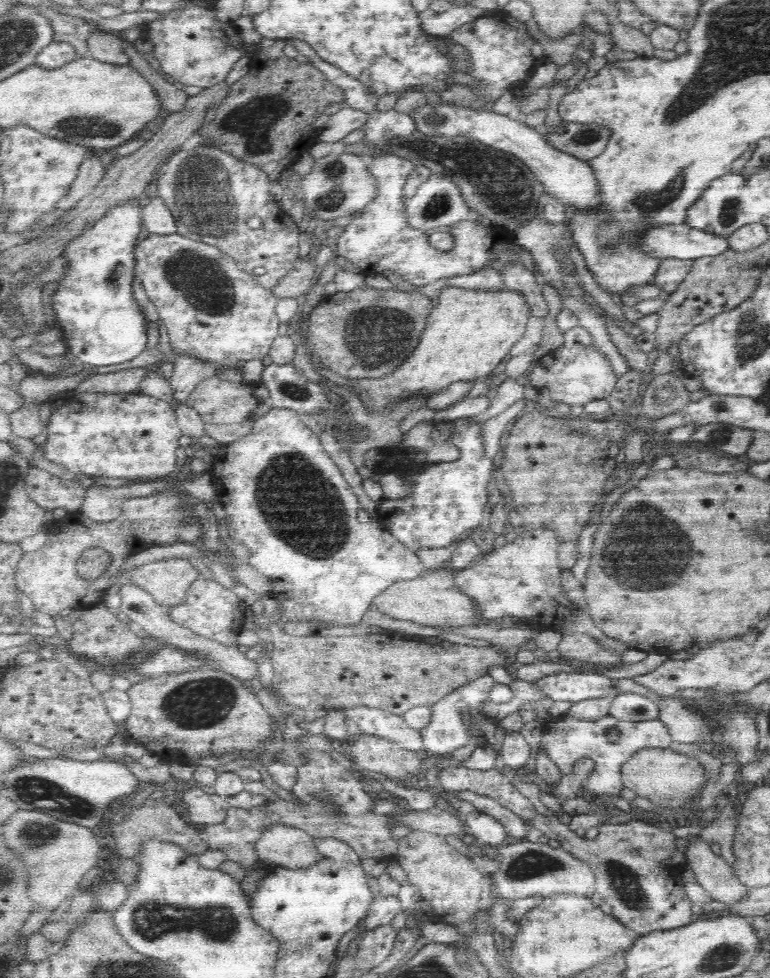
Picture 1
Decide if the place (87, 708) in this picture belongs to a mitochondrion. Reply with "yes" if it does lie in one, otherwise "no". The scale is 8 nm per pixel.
no

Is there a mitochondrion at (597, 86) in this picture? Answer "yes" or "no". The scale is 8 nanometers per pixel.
no

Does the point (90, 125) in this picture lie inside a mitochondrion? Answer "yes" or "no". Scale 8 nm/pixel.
yes

